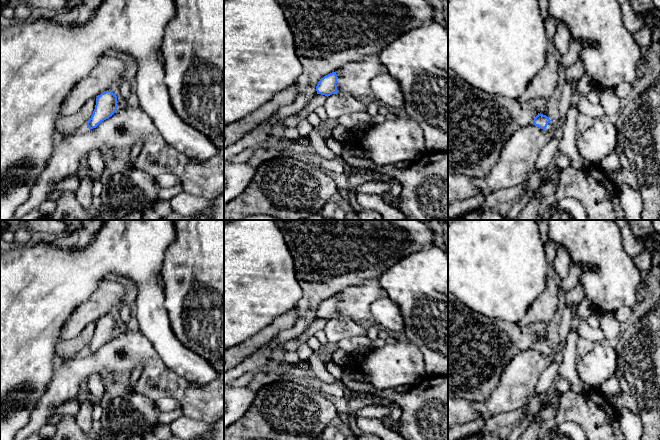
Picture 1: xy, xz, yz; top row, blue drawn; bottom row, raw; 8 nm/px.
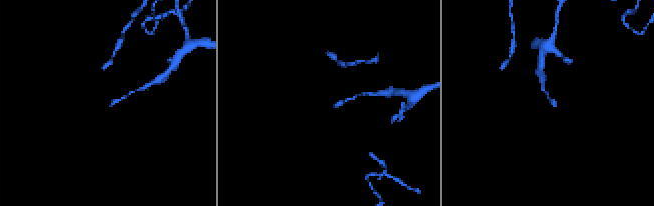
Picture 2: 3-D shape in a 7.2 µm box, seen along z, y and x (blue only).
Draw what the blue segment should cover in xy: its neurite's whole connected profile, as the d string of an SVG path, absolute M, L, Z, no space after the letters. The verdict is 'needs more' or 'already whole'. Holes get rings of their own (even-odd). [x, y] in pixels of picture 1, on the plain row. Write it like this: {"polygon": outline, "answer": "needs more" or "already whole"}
{"polygon": "M104 315L96 322L96 329L87 352L96 352L101 346L111 341L117 334L117 320L111 315Z", "answer": "already whole"}

